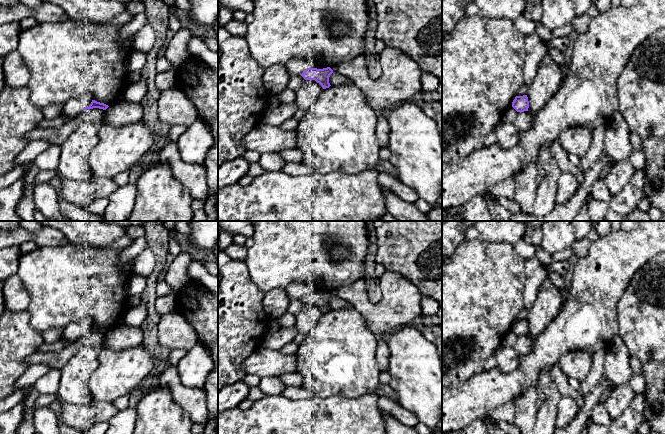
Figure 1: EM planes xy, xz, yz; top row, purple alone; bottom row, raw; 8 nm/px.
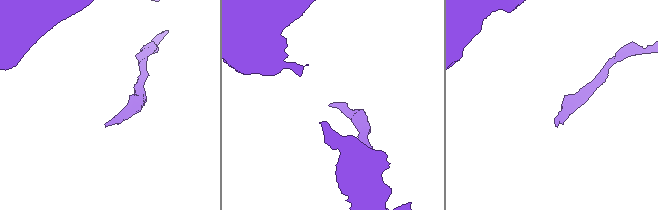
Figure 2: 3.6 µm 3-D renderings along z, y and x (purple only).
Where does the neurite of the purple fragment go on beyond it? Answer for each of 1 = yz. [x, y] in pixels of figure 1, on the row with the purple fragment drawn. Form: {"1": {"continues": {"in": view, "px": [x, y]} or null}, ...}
{"1": {"continues": null}}

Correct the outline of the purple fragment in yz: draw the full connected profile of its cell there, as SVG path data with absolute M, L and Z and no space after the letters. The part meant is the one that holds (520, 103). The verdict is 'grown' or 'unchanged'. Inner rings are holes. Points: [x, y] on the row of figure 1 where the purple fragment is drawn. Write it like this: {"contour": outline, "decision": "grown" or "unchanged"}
{"contour": "M527 95L523 96L516 96L515 99L512 102L512 107L517 112L524 112L528 111L529 108L529 101Z", "decision": "unchanged"}

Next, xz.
{"contour": "M330 67L317 69L317 68L307 68L302 74L300 74L305 80L315 80L319 83L323 89L329 88L331 85L329 83L329 77L333 73Z", "decision": "unchanged"}

